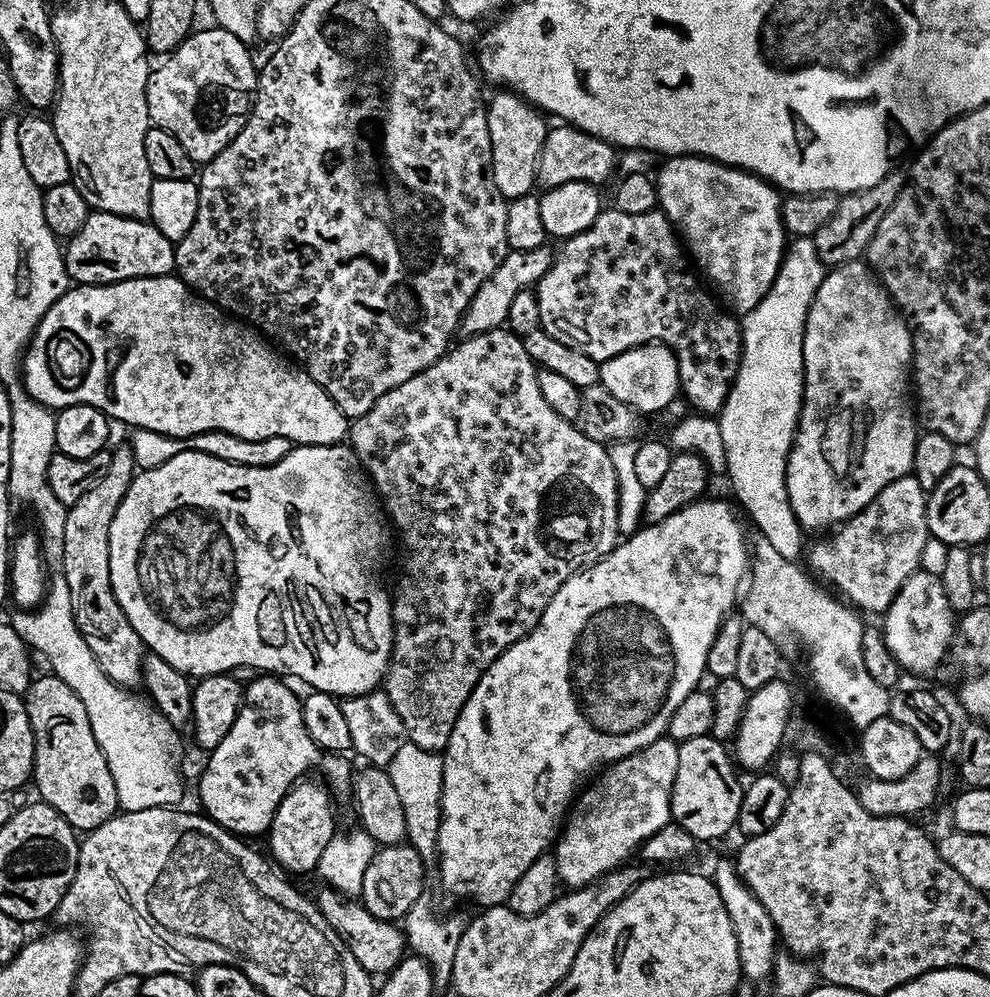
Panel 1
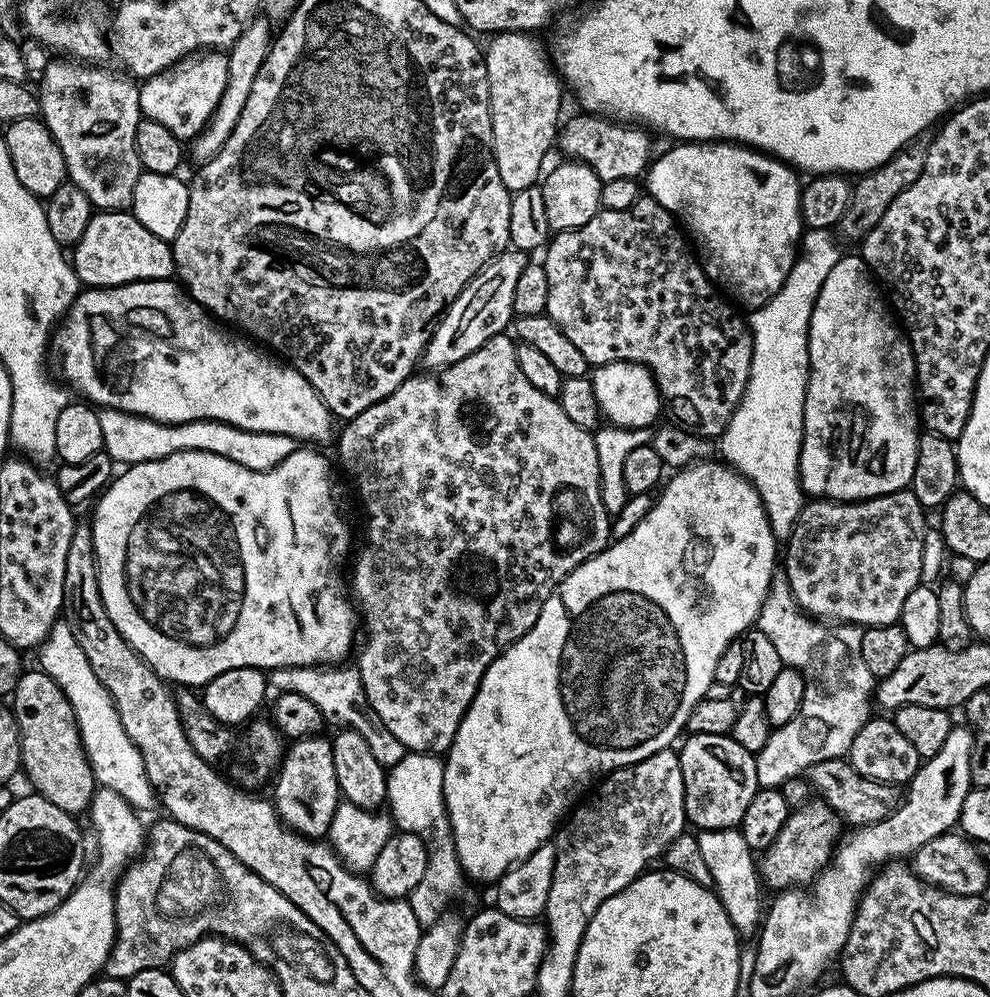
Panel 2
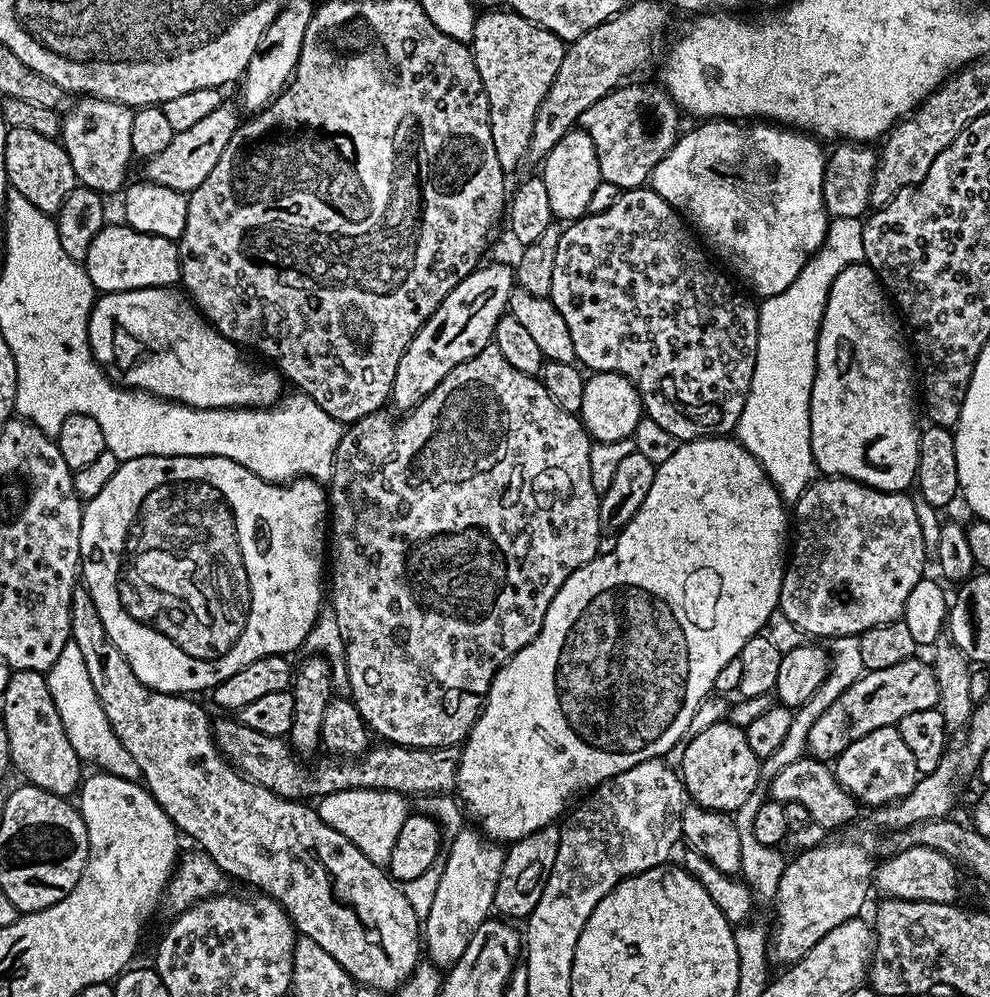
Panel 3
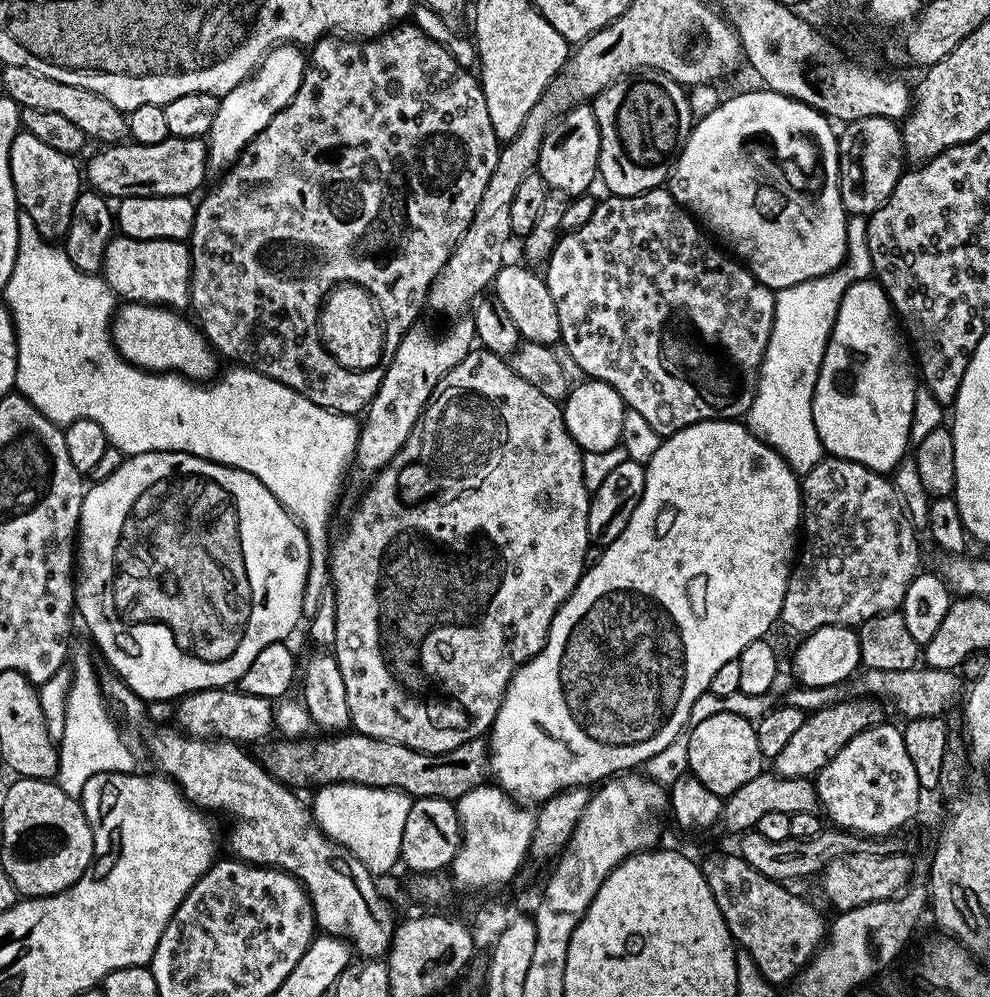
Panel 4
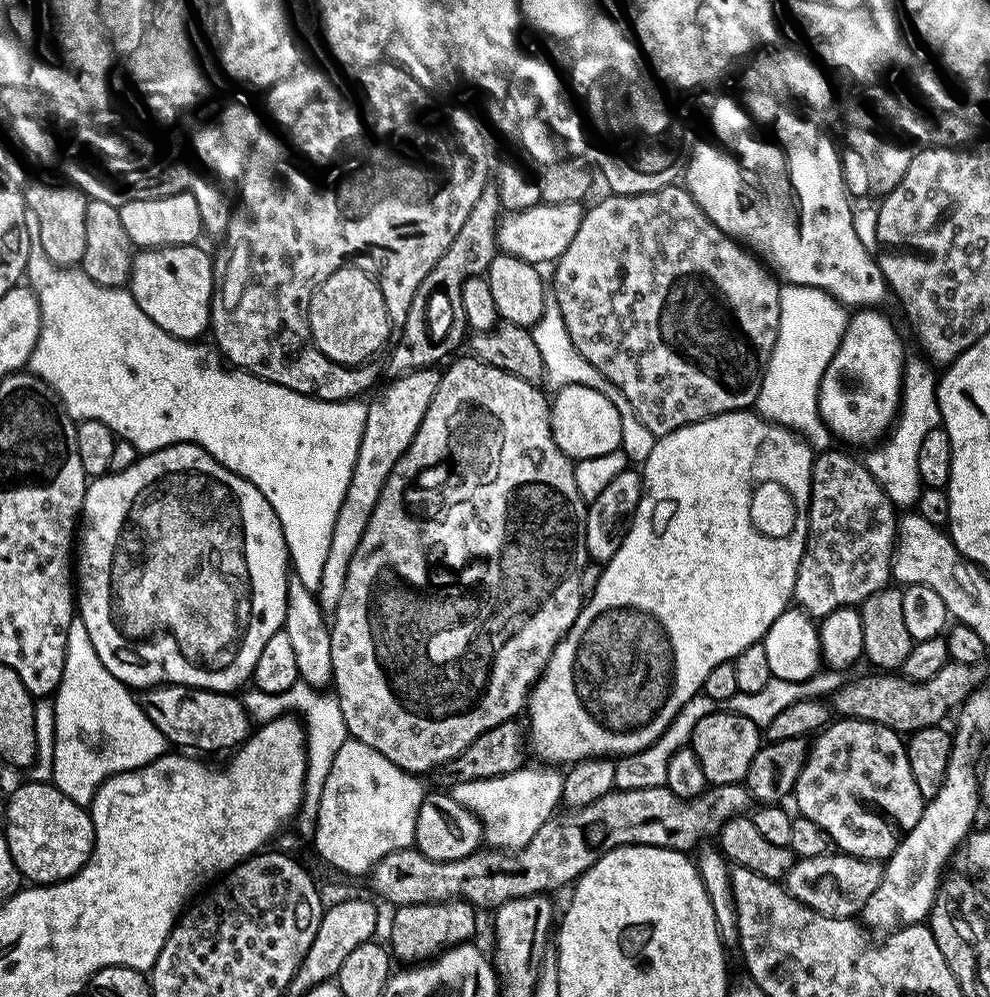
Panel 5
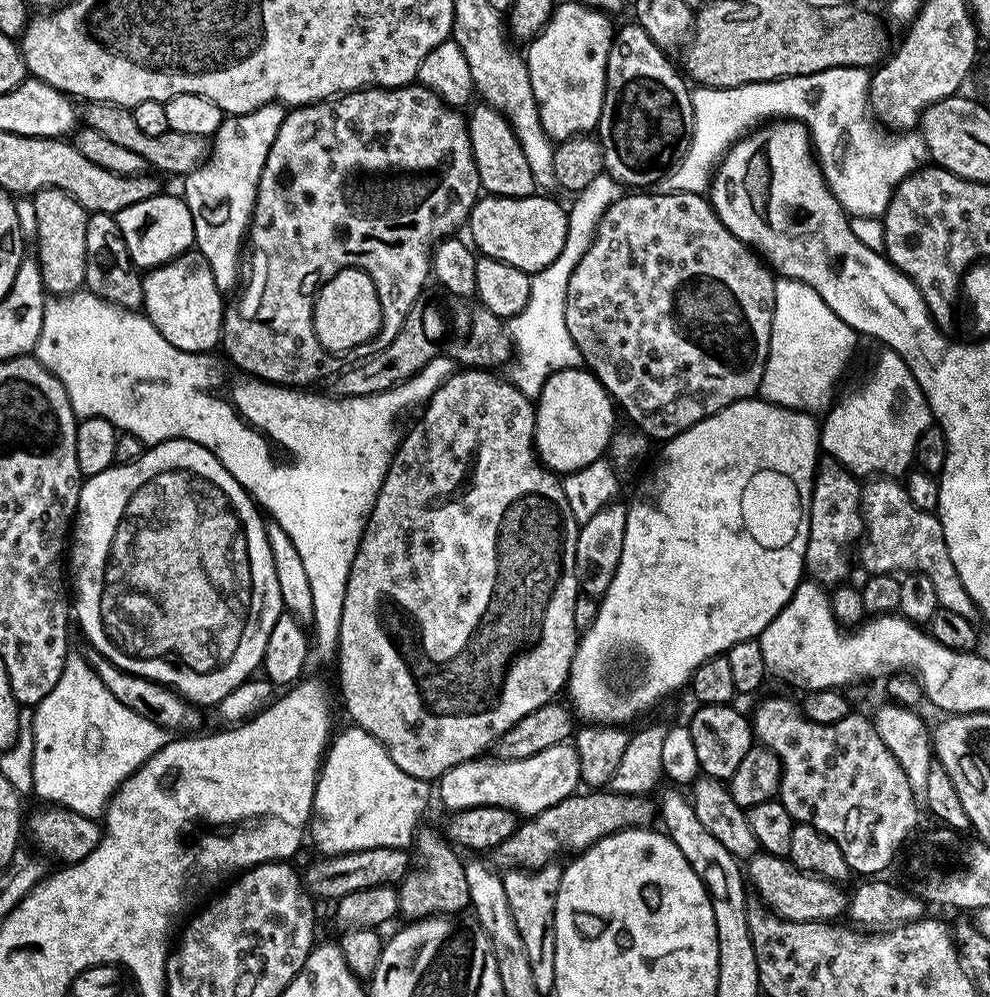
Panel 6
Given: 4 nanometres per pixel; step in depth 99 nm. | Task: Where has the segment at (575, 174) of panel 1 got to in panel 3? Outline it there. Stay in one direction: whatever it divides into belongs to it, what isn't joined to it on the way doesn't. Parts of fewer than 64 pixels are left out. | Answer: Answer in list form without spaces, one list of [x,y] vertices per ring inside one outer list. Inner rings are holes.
[[[625,83],[623,86],[615,88],[613,92],[608,92],[590,110],[586,110],[580,115],[579,127],[594,142],[594,150],[598,158],[600,167],[600,179],[613,183],[619,190],[629,188],[639,188],[649,183],[654,166],[666,158],[668,151],[676,144],[681,135],[680,116],[681,109],[676,107],[672,97],[664,91],[663,87],[652,84],[632,84]]]

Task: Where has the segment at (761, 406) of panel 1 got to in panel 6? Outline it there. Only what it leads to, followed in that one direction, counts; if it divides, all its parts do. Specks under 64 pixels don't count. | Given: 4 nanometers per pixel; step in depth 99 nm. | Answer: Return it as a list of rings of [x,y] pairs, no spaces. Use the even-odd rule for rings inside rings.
[[[787,278],[777,279],[774,290],[774,314],[772,315],[772,333],[770,334],[770,346],[768,347],[768,361],[764,377],[760,383],[759,395],[770,404],[777,404],[783,408],[797,408],[799,412],[811,412],[813,414],[827,413],[834,403],[832,387],[836,379],[844,372],[848,359],[856,352],[856,340],[858,334],[810,286],[806,286],[797,280]]]

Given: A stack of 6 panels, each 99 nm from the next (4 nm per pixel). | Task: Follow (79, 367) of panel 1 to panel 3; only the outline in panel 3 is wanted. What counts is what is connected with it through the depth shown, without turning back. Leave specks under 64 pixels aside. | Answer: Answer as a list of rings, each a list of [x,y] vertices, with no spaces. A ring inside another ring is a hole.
[[[175,287],[171,288],[139,288],[138,290],[130,290],[129,292],[106,292],[100,295],[97,295],[95,304],[92,305],[92,313],[88,319],[88,341],[90,342],[90,350],[92,351],[92,356],[100,364],[100,369],[110,377],[110,379],[116,384],[120,385],[121,388],[135,388],[138,392],[148,392],[152,396],[158,396],[162,400],[171,400],[173,404],[185,404],[191,408],[258,408],[258,407],[267,407],[272,406],[281,399],[282,393],[285,391],[283,388],[286,388],[285,381],[282,379],[279,372],[276,371],[275,367],[264,366],[268,368],[256,369],[250,361],[247,360],[245,353],[242,351],[239,344],[233,342],[233,340],[226,339],[223,334],[219,332],[214,325],[208,323],[205,320],[204,316],[199,312],[196,305],[192,303],[191,299],[183,291],[177,290]]]

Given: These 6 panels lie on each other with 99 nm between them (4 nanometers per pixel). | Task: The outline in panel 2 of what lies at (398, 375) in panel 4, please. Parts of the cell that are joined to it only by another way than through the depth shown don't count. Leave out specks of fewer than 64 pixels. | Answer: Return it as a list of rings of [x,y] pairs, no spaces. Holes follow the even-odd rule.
[[[505,250],[464,287],[462,294],[454,298],[452,305],[445,310],[432,329],[432,337],[422,361],[423,367],[428,367],[425,369],[443,370],[454,366],[454,362],[462,362],[466,354],[474,354],[474,350],[478,350],[482,342],[501,335],[511,325],[514,319],[514,286],[529,262],[529,253]]]

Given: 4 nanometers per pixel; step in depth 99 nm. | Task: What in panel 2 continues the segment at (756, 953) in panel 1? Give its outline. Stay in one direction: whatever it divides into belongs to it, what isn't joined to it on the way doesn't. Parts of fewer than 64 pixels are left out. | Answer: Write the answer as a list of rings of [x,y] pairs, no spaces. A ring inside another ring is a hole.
[[[739,827],[722,830],[700,830],[695,833],[698,842],[698,854],[702,854],[706,866],[710,869],[711,887],[722,902],[730,922],[737,933],[745,934],[757,927],[762,920],[762,904],[760,908],[760,869],[757,857],[750,846],[746,846],[746,838],[742,838]]]

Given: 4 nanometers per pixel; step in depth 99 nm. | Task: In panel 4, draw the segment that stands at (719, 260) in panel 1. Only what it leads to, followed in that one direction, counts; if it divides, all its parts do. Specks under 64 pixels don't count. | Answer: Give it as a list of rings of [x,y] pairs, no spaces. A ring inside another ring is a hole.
[[[759,91],[740,92],[737,96],[722,101],[713,112],[706,113],[701,120],[699,117],[693,123],[692,132],[688,136],[682,154],[672,167],[672,175],[668,177],[666,187],[680,206],[688,209],[713,237],[720,236],[719,243],[752,273],[754,279],[765,284],[767,288],[779,290],[830,274],[844,263],[844,258],[848,254],[846,226],[849,213],[845,212],[840,197],[840,145],[837,129],[832,129],[835,128],[833,121],[800,100],[791,100],[789,96],[777,92]]]

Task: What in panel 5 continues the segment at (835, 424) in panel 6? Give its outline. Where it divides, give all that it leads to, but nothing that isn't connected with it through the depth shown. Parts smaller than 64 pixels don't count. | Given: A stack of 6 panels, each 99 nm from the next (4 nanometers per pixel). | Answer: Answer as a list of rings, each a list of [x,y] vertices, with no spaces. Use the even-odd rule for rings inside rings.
[[[921,358],[921,360],[909,359],[905,363],[904,381],[900,391],[900,410],[896,413],[896,419],[892,427],[888,429],[884,439],[875,446],[869,447],[867,449],[868,457],[863,457],[862,460],[862,463],[870,470],[870,474],[874,474],[874,482],[878,482],[882,486],[882,490],[888,495],[890,502],[900,510],[915,509],[916,503],[920,500],[922,485],[918,474],[918,450],[922,447],[926,434],[930,434],[930,430],[941,427],[942,424],[940,407],[936,397],[938,376],[935,371],[933,373],[932,371],[934,371],[933,365],[924,358]]]

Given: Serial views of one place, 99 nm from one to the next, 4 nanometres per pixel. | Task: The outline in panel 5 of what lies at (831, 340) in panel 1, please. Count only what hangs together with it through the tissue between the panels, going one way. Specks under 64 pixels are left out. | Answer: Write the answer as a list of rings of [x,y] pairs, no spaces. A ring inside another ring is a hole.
[[[856,310],[849,315],[842,342],[820,383],[820,417],[837,441],[872,446],[884,439],[900,410],[905,363],[904,344],[880,310]]]

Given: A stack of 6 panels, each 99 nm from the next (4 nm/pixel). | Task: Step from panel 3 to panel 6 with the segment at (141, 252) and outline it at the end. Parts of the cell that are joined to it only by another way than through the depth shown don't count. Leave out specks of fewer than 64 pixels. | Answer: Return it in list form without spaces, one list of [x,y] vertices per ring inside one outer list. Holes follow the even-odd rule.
[[[195,250],[183,252],[178,258],[143,273],[144,302],[142,311],[153,326],[178,350],[212,352],[224,335],[225,297],[214,282],[210,262]]]

